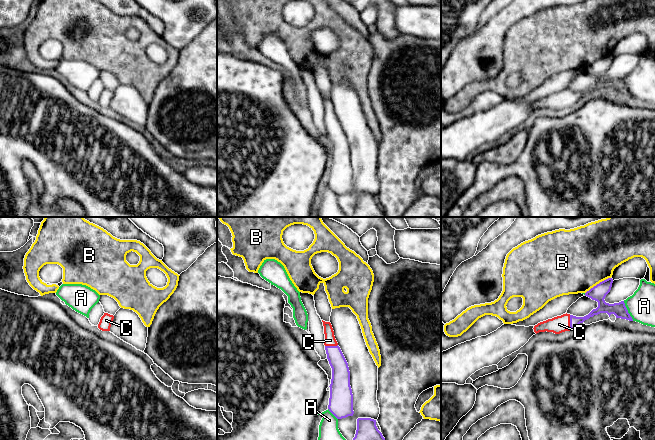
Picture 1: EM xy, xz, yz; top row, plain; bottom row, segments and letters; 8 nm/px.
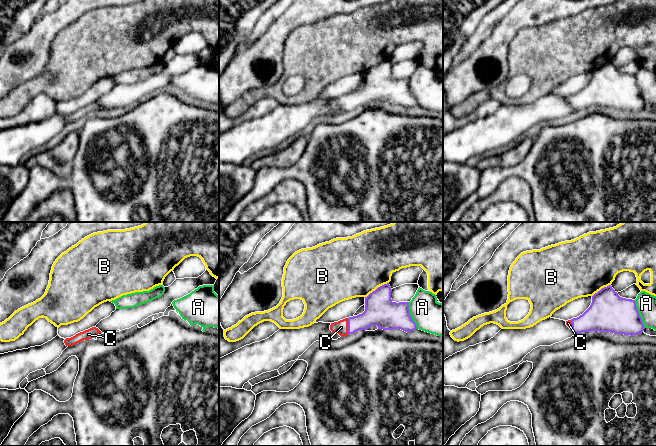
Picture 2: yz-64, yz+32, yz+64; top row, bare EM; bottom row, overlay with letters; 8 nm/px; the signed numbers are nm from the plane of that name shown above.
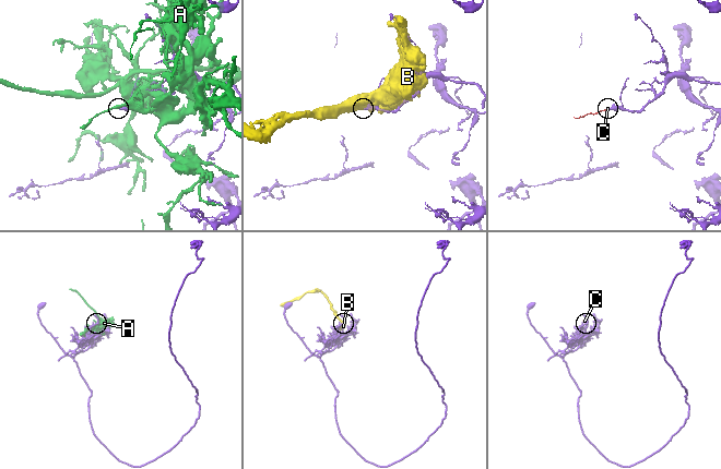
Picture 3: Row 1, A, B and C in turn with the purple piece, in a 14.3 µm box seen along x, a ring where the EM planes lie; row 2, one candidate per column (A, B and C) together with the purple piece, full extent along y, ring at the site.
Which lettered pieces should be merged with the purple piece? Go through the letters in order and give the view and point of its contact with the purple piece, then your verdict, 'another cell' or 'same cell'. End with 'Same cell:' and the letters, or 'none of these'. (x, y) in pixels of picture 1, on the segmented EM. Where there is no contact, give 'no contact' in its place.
A: contact yz (627, 311); another cell
B: contact yz (597, 284); another cell
C: contact yz (570, 322); same cell
Same cell: C

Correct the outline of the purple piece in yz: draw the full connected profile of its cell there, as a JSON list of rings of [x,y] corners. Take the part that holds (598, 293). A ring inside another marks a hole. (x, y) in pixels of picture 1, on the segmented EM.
[[[608,278],[585,293],[585,296],[591,298],[598,302],[598,307],[593,309],[588,315],[584,317],[576,317],[570,314],[563,314],[561,316],[548,319],[546,321],[540,322],[534,326],[534,332],[537,334],[539,332],[553,332],[555,334],[560,334],[565,331],[570,331],[583,323],[585,320],[598,315],[600,313],[607,313],[610,317],[614,314],[616,318],[626,319],[633,321],[632,317],[628,313],[624,301],[619,303],[609,304],[605,302],[606,295],[610,292],[612,287],[613,279]]]

